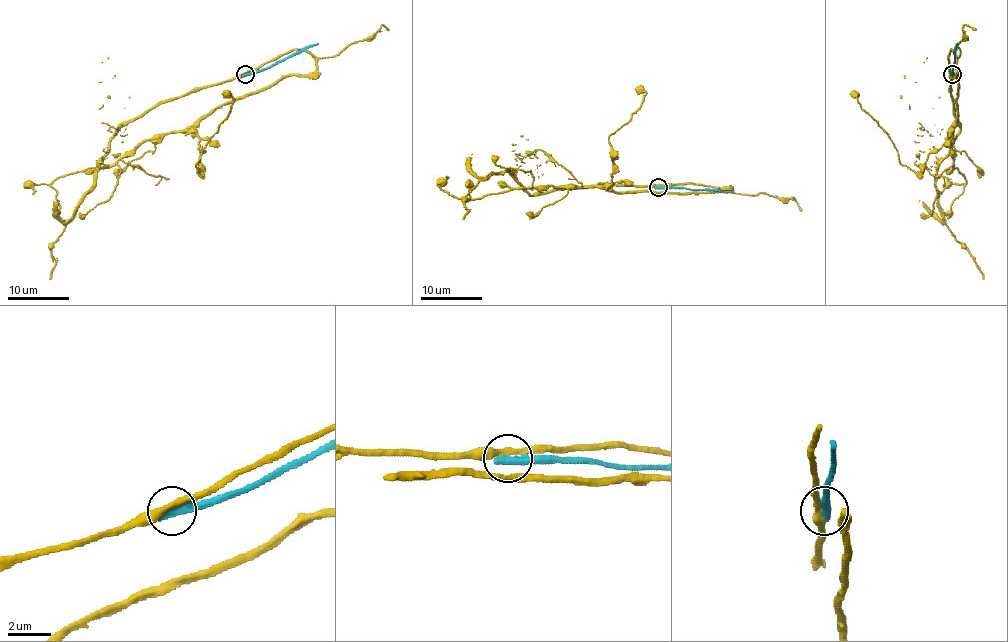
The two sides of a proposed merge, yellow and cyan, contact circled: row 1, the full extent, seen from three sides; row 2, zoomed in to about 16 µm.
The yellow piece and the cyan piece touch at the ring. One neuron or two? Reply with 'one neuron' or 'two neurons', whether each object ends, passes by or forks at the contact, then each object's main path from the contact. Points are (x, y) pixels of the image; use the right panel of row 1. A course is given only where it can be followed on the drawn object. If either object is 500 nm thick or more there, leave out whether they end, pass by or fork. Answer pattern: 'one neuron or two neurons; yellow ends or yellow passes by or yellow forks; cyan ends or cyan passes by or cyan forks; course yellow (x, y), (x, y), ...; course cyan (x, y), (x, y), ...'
two neurons; yellow passes by; cyan ends; course yellow (951, 74), (951, 49), (957, 75), (956, 119), (951, 129), (953, 165), (965, 182), (953, 184), (940, 194); course cyan (951, 74), (957, 43)

